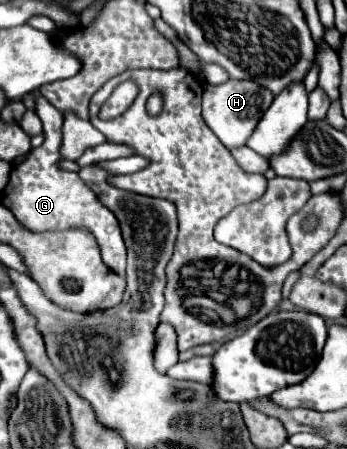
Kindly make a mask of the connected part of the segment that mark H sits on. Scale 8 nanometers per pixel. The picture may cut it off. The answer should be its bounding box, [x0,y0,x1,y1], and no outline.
[202,80,273,150]

